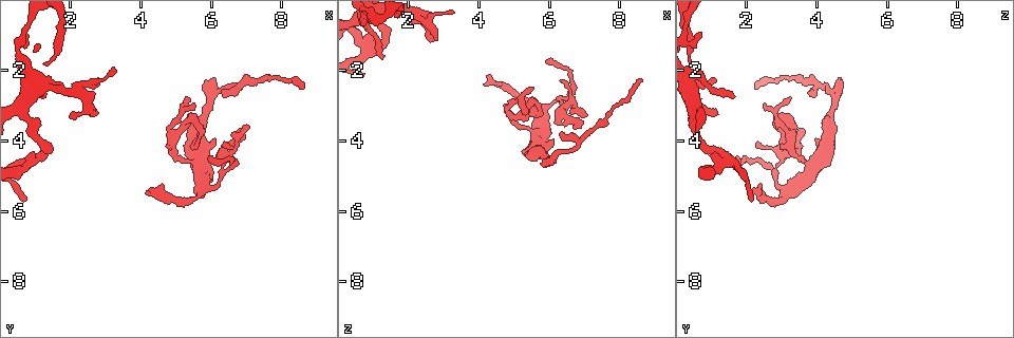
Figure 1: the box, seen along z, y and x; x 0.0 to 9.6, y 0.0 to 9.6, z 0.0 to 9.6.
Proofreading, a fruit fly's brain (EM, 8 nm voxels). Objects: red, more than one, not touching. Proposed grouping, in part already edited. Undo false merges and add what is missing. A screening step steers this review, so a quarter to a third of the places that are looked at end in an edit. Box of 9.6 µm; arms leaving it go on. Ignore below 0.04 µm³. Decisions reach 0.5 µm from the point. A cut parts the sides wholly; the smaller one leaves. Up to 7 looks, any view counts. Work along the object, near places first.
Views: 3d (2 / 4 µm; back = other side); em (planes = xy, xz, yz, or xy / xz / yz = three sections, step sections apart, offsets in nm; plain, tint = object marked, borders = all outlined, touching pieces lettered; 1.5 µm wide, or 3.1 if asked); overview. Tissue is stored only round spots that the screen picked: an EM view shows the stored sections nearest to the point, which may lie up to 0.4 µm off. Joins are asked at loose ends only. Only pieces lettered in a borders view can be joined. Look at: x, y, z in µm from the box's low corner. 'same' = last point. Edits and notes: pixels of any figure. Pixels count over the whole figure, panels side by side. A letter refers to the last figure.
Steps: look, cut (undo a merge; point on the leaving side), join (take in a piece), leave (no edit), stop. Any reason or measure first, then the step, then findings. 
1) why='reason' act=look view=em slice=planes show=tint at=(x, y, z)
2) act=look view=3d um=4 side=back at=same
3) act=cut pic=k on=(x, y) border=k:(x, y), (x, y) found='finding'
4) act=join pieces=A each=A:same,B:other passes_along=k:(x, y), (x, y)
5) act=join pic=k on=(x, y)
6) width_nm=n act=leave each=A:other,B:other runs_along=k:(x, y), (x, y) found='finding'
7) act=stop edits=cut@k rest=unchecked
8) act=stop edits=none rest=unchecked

why='an open end' act=look view=3d um=4 side=back at=(6.05, 2.20, 4.60)

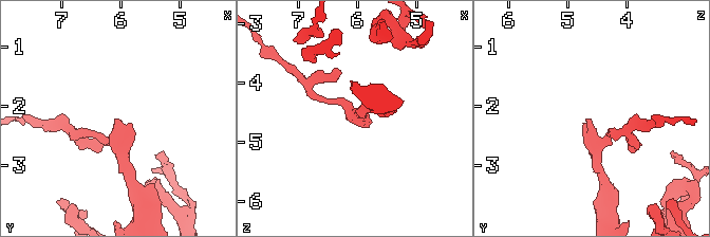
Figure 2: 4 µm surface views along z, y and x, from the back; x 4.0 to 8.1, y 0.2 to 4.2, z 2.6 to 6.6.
why='now the EM' act=look view=em slice=planes show=borders at=(6.05, 2.20, 4.65)

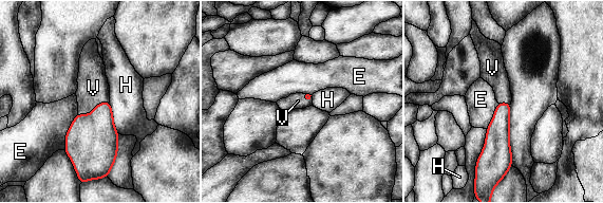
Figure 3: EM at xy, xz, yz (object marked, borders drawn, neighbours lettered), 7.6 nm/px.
act=join pieces=V each=E:other,H:other,V:same passes_along=3:(92, 141), (94, 109), (93, 88) found='it goes on there'

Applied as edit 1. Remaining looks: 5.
why='free end' act=look view=em slice=xy step=4 show=tint at=(6.55, 3.75, 3.25)

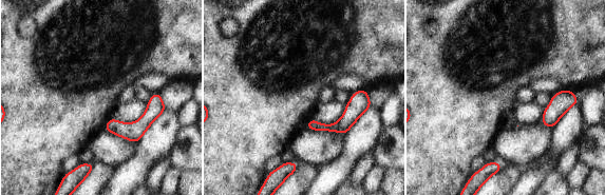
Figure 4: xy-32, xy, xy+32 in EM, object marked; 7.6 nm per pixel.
why='another direction' act=look view=em slice=planes show=borders at=same

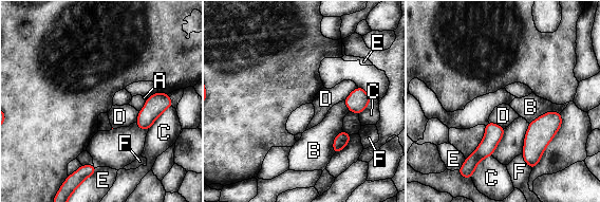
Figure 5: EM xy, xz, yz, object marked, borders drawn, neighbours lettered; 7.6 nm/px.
act=leave each=A:other,B:other,C:other,D:other,E:other,F:other border=5:(488, 121), (505, 128) found='none of them fits'

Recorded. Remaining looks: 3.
why='branch stops here' act=look view=em slice=xz step=8 show=borders at=(1.35, 2.70, 1.65)

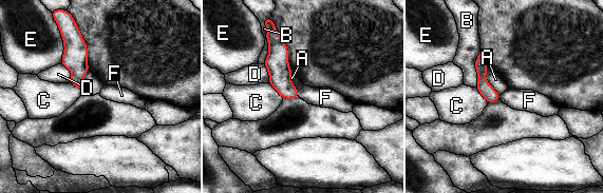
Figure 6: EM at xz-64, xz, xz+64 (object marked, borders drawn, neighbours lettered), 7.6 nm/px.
act=leave each=A:other,B:other,C:other,D:other,E:other,F:other border=6:(300, 90), (298, 96) found='no lettered piece goes on from it'

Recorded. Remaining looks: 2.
act=stop edits=join@3 rest=unchecked

